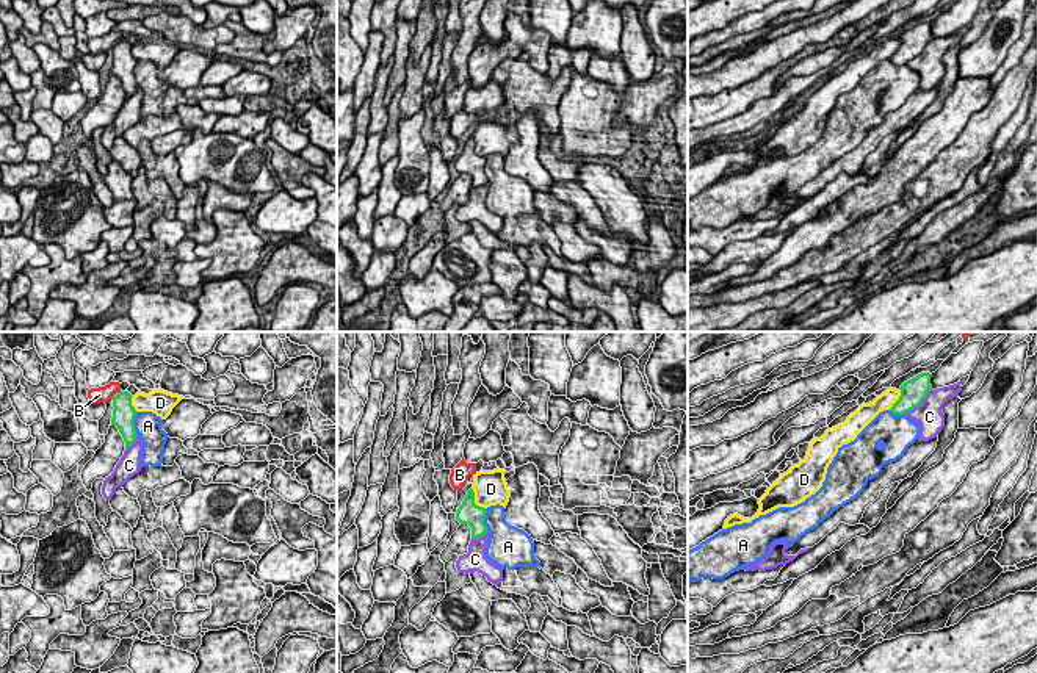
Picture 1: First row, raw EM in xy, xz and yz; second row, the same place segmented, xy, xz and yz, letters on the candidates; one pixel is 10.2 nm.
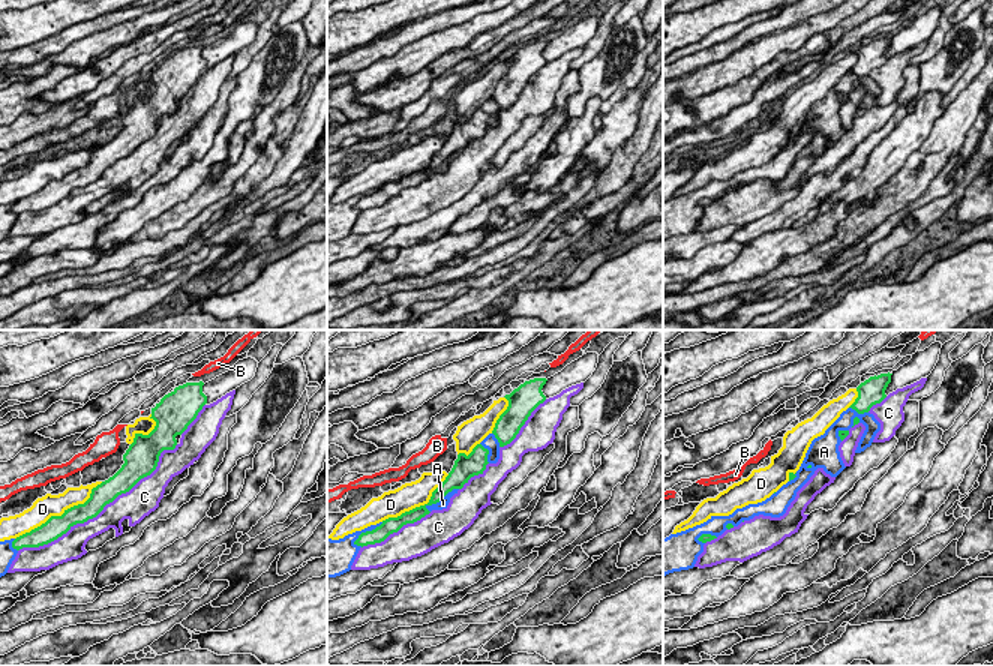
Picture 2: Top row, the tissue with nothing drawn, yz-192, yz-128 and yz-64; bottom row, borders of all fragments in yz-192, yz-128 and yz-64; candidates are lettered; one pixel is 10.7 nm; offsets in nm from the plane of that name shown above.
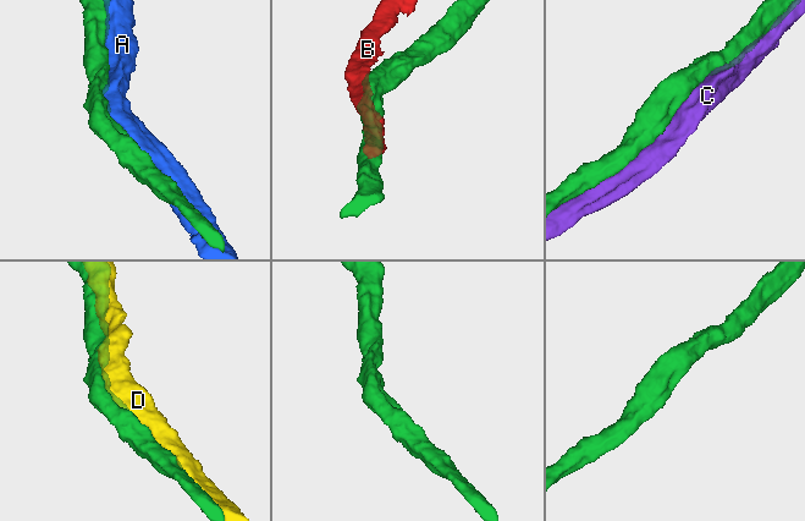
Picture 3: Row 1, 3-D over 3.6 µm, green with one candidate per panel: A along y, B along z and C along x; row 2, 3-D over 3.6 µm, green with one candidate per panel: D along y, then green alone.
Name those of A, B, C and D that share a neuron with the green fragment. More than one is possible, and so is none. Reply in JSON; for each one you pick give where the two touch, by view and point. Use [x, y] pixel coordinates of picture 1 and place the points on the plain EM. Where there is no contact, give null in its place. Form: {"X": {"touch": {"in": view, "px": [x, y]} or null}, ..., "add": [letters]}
{"add": []}

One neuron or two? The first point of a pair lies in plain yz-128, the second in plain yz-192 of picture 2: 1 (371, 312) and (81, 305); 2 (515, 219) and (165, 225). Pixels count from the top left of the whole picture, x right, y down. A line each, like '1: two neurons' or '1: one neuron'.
1: one neuron
2: one neuron

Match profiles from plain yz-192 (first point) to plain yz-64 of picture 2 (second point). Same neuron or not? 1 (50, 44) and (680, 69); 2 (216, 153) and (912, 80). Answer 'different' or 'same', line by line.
1: same
2: different

